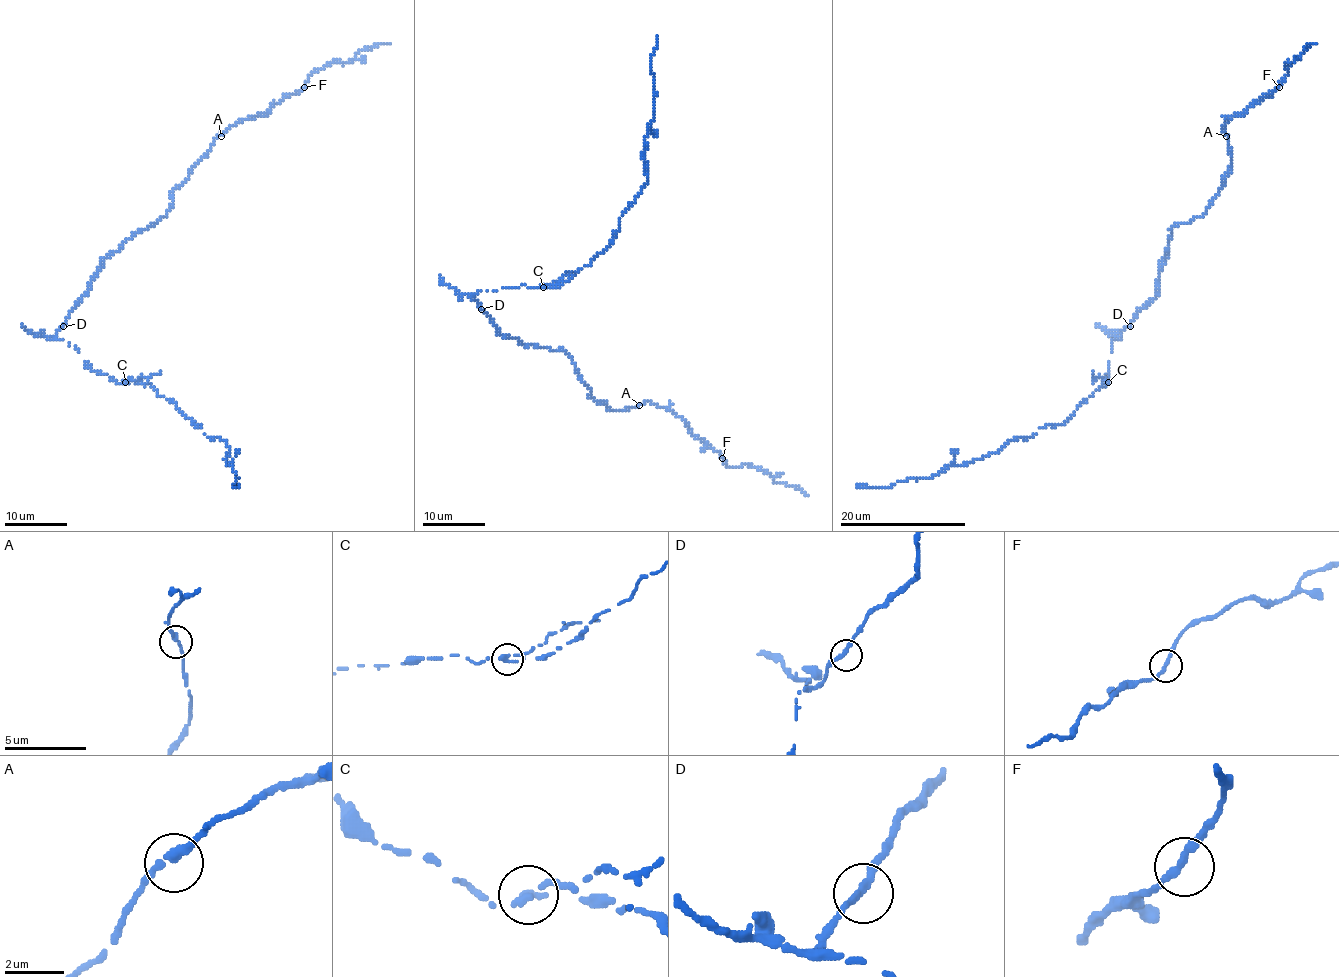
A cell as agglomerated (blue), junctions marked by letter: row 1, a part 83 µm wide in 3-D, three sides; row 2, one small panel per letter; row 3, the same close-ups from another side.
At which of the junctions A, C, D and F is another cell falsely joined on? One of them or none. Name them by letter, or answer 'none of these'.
C

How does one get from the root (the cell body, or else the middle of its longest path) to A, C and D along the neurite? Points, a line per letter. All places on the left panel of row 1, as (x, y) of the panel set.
A: (76, 306), (98, 266), (167, 213), (174, 200), (172, 192), (221, 136)
C: (76, 306), (54, 339), (74, 345), (95, 372), (104, 373), (119, 384), (125, 381)
D: (76, 306), (63, 326)

